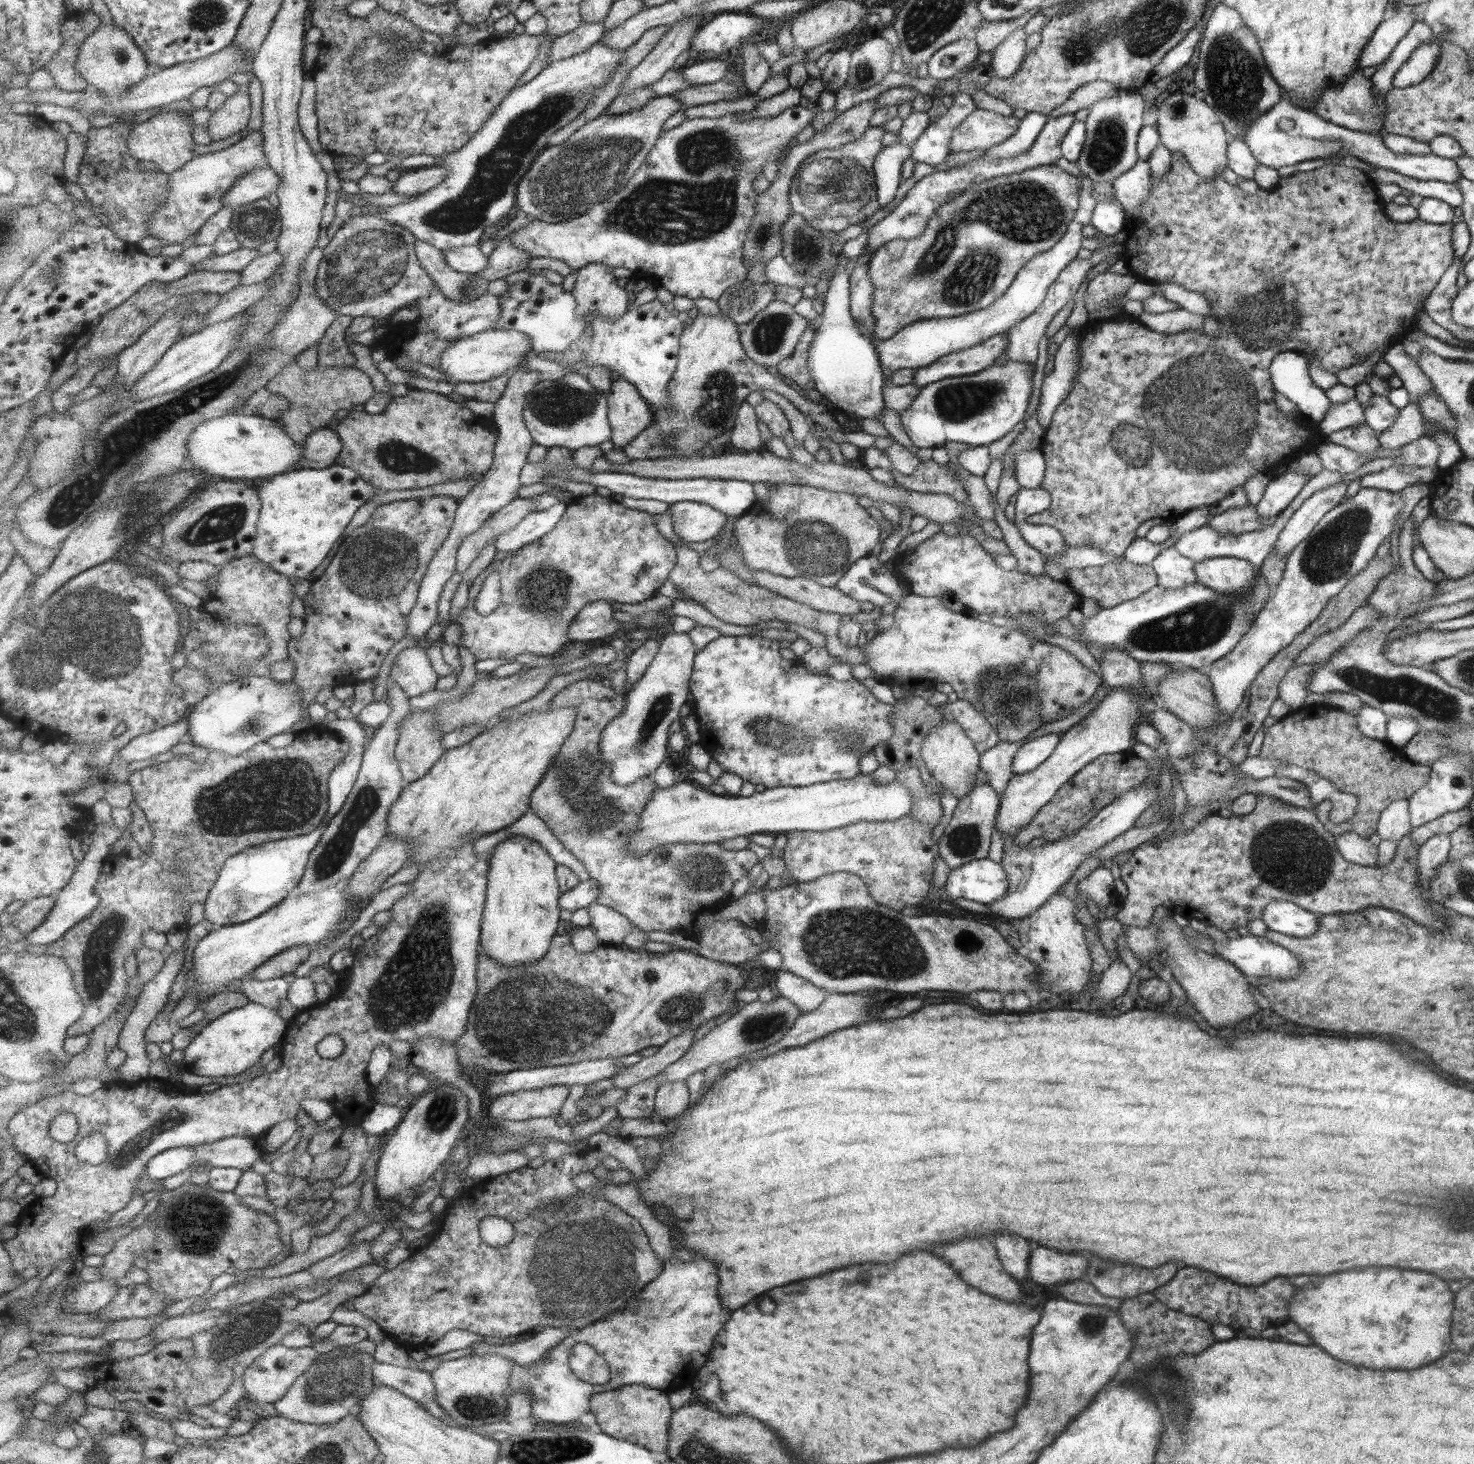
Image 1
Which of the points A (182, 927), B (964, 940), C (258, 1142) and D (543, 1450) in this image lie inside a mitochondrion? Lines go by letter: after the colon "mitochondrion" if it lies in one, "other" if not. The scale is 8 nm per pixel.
A: other
B: mitochondrion
C: other
D: mitochondrion

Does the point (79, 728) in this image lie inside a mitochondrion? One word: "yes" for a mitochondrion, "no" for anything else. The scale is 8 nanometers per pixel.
no

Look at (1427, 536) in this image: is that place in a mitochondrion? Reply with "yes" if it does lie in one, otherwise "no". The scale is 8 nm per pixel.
no

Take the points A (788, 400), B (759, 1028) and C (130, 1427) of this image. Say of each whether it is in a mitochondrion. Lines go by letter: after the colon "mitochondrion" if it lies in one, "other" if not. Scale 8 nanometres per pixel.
A: other
B: mitochondrion
C: other

